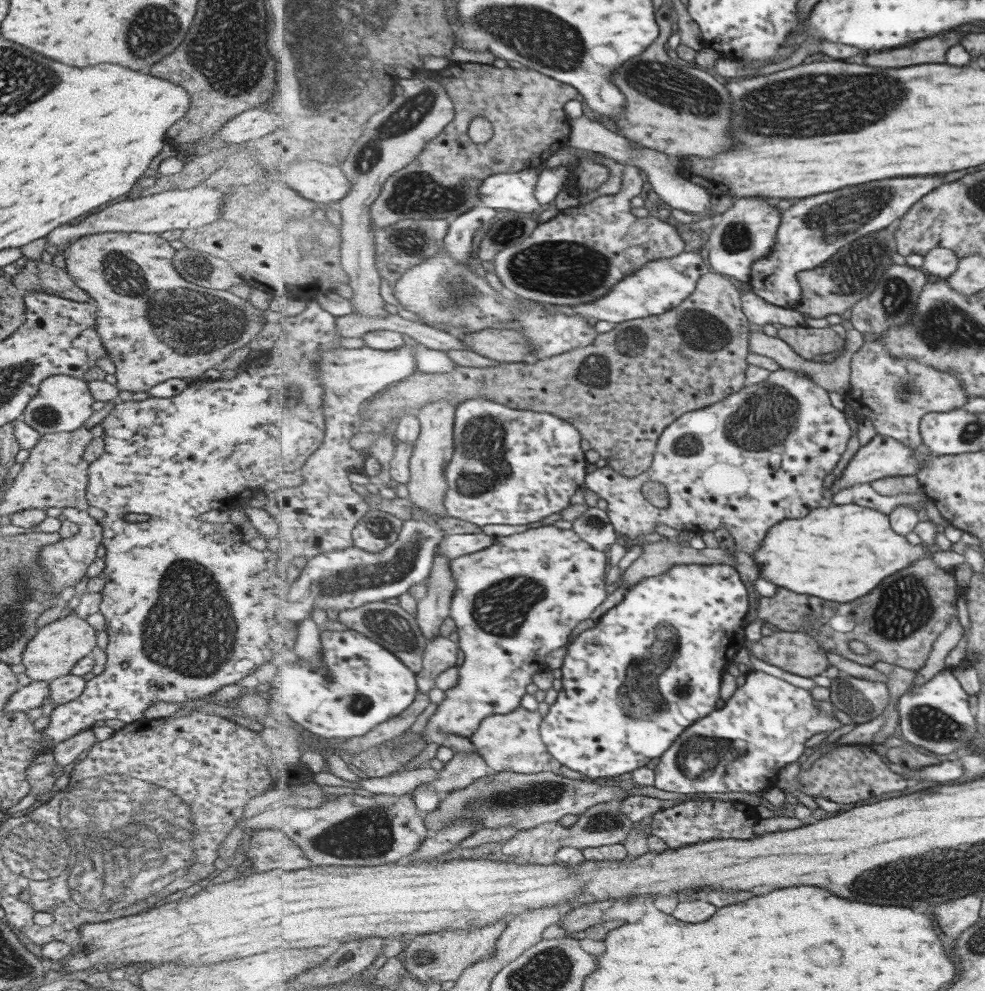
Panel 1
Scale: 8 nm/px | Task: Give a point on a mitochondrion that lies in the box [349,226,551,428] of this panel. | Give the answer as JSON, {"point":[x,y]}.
{"point":[456,297]}

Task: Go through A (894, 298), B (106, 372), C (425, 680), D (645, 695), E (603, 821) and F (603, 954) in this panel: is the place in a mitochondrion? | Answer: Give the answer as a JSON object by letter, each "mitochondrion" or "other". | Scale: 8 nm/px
{"A":"mitochondrion","B":"other","C":"other","D":"mitochondrion","E":"mitochondrion","F":"other"}

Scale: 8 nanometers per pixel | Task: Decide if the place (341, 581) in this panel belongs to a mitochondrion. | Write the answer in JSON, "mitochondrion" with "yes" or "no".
{"mitochondrion":"yes"}

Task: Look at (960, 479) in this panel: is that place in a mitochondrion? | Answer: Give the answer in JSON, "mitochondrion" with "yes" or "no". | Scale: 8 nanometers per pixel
{"mitochondrion":"no"}

